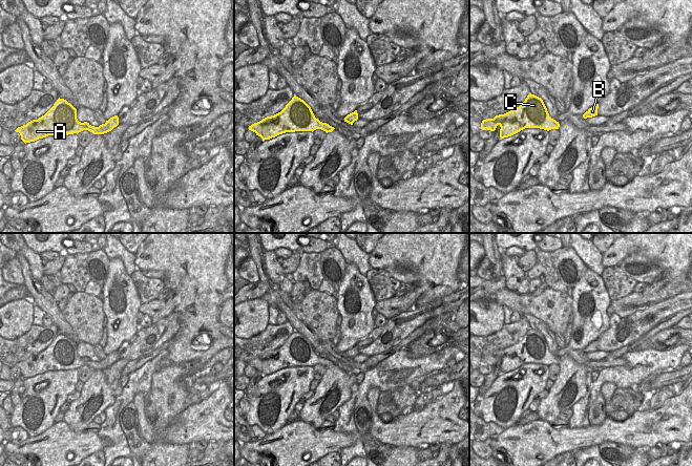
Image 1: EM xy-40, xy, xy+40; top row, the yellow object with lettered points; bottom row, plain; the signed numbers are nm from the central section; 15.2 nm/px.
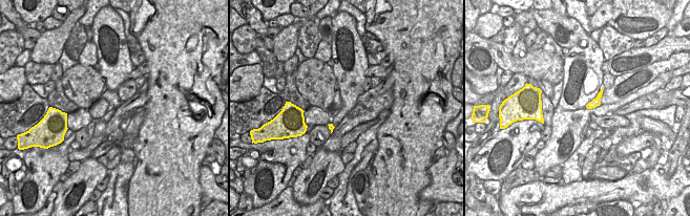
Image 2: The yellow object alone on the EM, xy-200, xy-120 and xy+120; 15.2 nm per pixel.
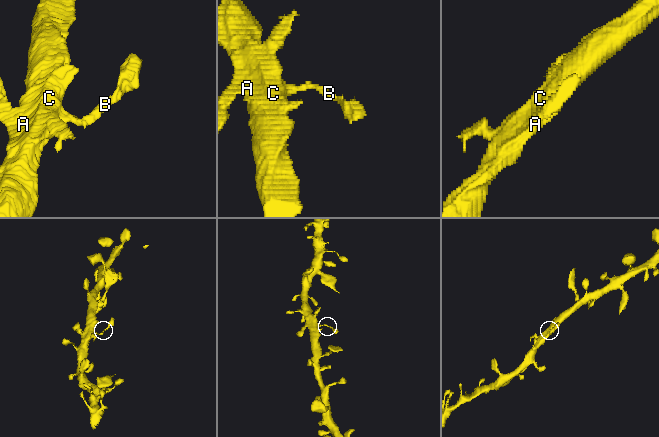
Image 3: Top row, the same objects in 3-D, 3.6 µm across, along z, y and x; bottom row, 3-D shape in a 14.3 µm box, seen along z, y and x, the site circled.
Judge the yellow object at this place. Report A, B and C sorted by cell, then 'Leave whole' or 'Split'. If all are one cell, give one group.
Groups: A B C. Leave whole

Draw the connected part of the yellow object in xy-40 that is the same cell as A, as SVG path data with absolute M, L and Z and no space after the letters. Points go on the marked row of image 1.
M58 99L54 106L38 120L18 127L21 140L26 144L48 135L68 135L88 130L93 134L104 134L119 125L119 118L114 115L99 127L89 123L81 123L77 119L77 109L64 99Z

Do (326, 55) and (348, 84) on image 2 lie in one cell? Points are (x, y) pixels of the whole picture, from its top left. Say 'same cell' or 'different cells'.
different cells

